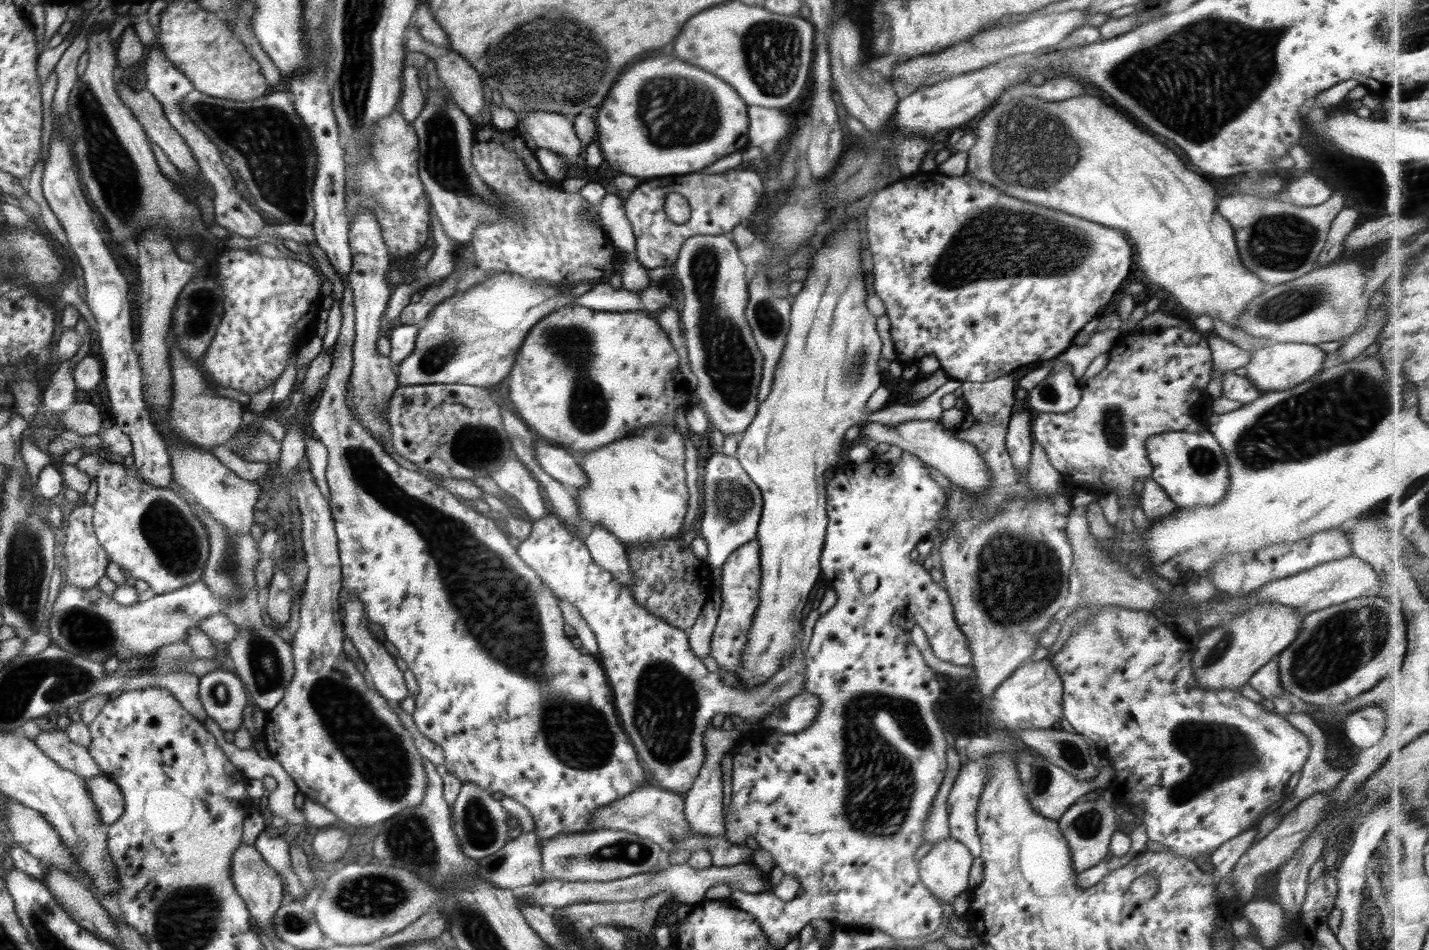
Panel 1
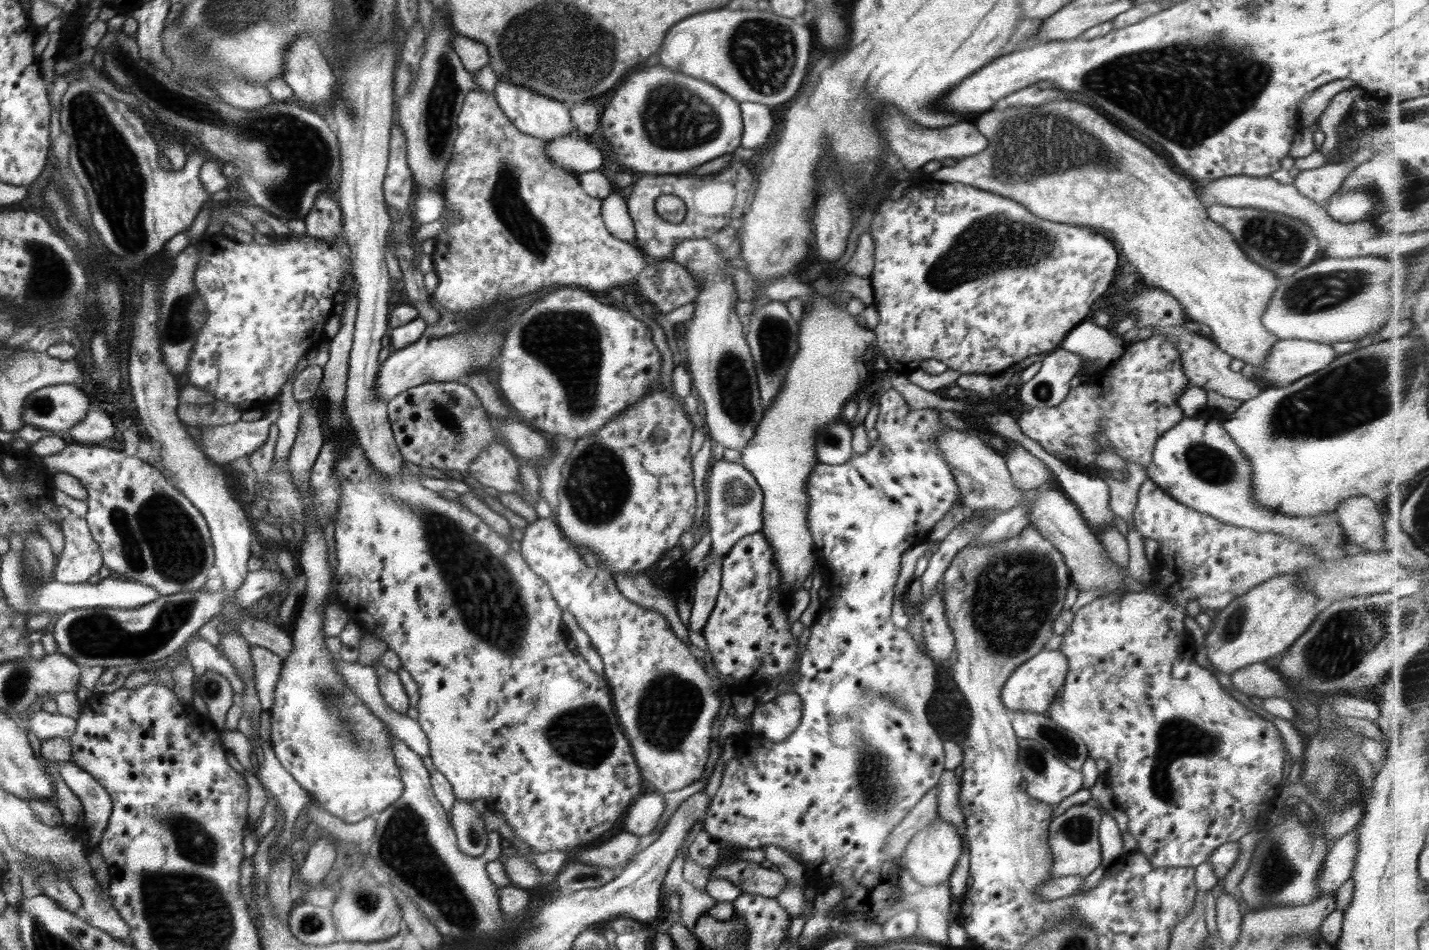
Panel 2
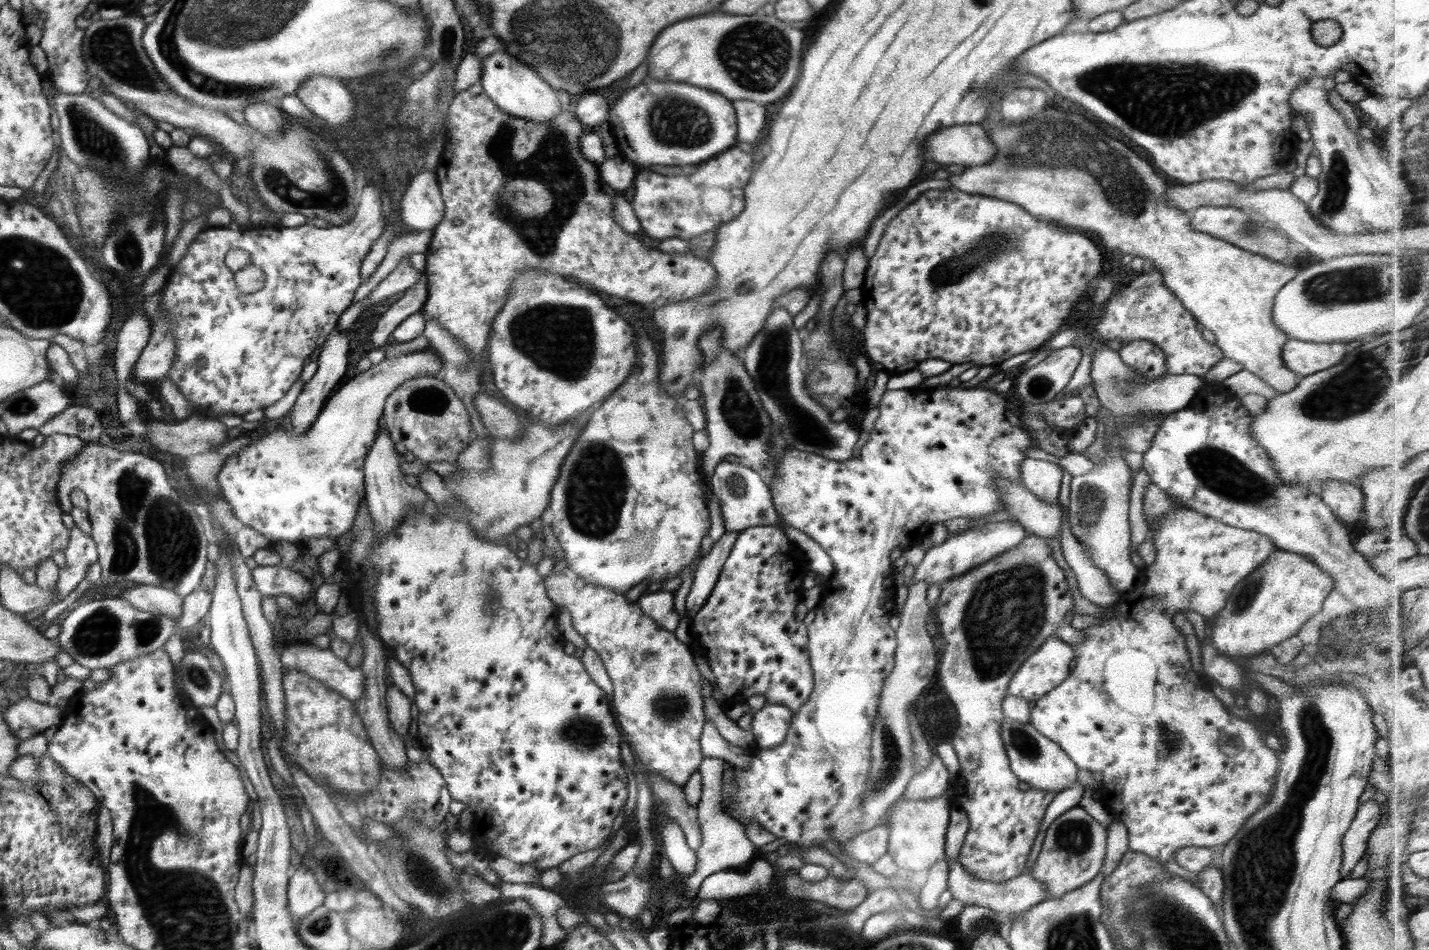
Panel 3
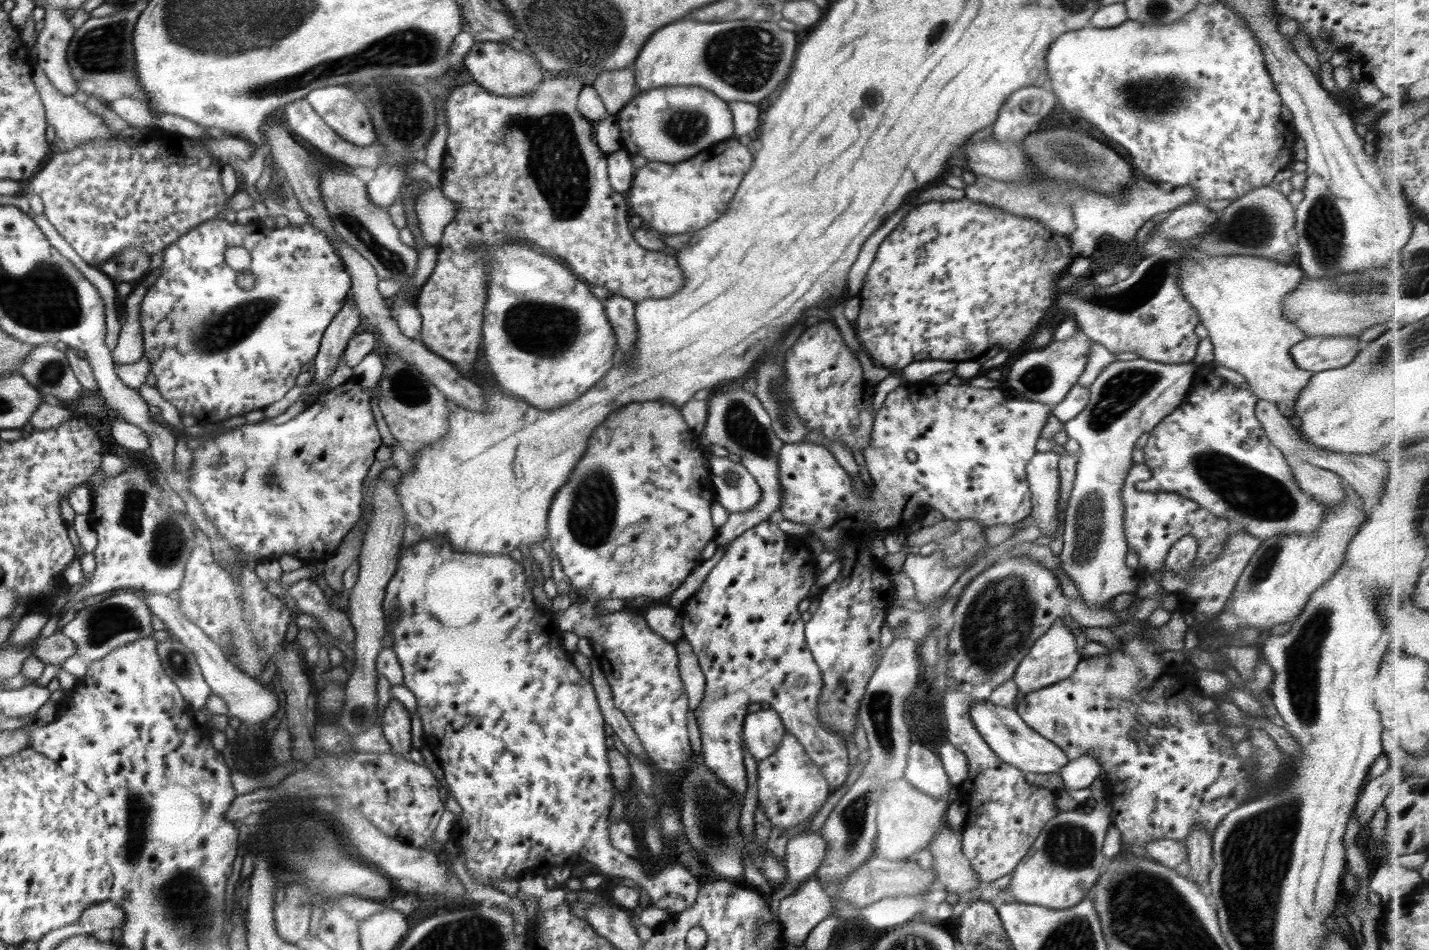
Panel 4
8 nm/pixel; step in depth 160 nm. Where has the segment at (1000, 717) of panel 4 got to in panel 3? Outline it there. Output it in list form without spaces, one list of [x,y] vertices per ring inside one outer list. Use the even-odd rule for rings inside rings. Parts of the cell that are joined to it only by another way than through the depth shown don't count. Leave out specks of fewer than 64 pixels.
[[[1002,719],[1001,737],[1009,760],[1011,772],[1021,781],[1030,785],[1033,793],[1045,793],[1048,790],[1062,792],[1064,788],[1077,780],[1078,767],[1075,762],[1062,750],[1059,744],[1044,736],[1030,723],[1020,724],[1014,720]]]

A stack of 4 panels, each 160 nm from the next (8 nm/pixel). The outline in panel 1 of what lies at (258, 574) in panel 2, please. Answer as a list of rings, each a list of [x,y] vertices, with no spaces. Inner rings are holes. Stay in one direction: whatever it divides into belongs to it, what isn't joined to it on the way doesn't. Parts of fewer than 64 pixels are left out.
[[[200,580],[190,586],[147,598],[130,606],[118,604],[100,589],[81,589],[63,582],[48,621],[47,632],[53,644],[65,652],[100,662],[113,656],[119,663],[132,656],[154,656],[176,642],[186,642],[187,630],[199,628],[207,616],[222,613],[229,600],[212,594]]]

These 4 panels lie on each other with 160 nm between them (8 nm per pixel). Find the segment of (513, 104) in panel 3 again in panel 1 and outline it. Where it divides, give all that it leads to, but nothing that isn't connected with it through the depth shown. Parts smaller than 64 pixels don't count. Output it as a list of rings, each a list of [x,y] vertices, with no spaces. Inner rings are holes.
[[[531,110],[521,114],[521,124],[529,137],[536,143],[537,148],[548,149],[568,160],[569,164],[577,161],[582,154],[581,140],[577,137],[571,117],[556,112],[540,112]]]

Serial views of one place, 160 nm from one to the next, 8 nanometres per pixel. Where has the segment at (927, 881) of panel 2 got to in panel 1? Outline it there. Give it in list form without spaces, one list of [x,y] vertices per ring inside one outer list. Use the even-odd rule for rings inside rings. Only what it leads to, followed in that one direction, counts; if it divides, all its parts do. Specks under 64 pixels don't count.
[[[950,836],[933,843],[931,851],[919,860],[920,880],[934,897],[952,903],[969,887],[974,858],[966,846]]]

